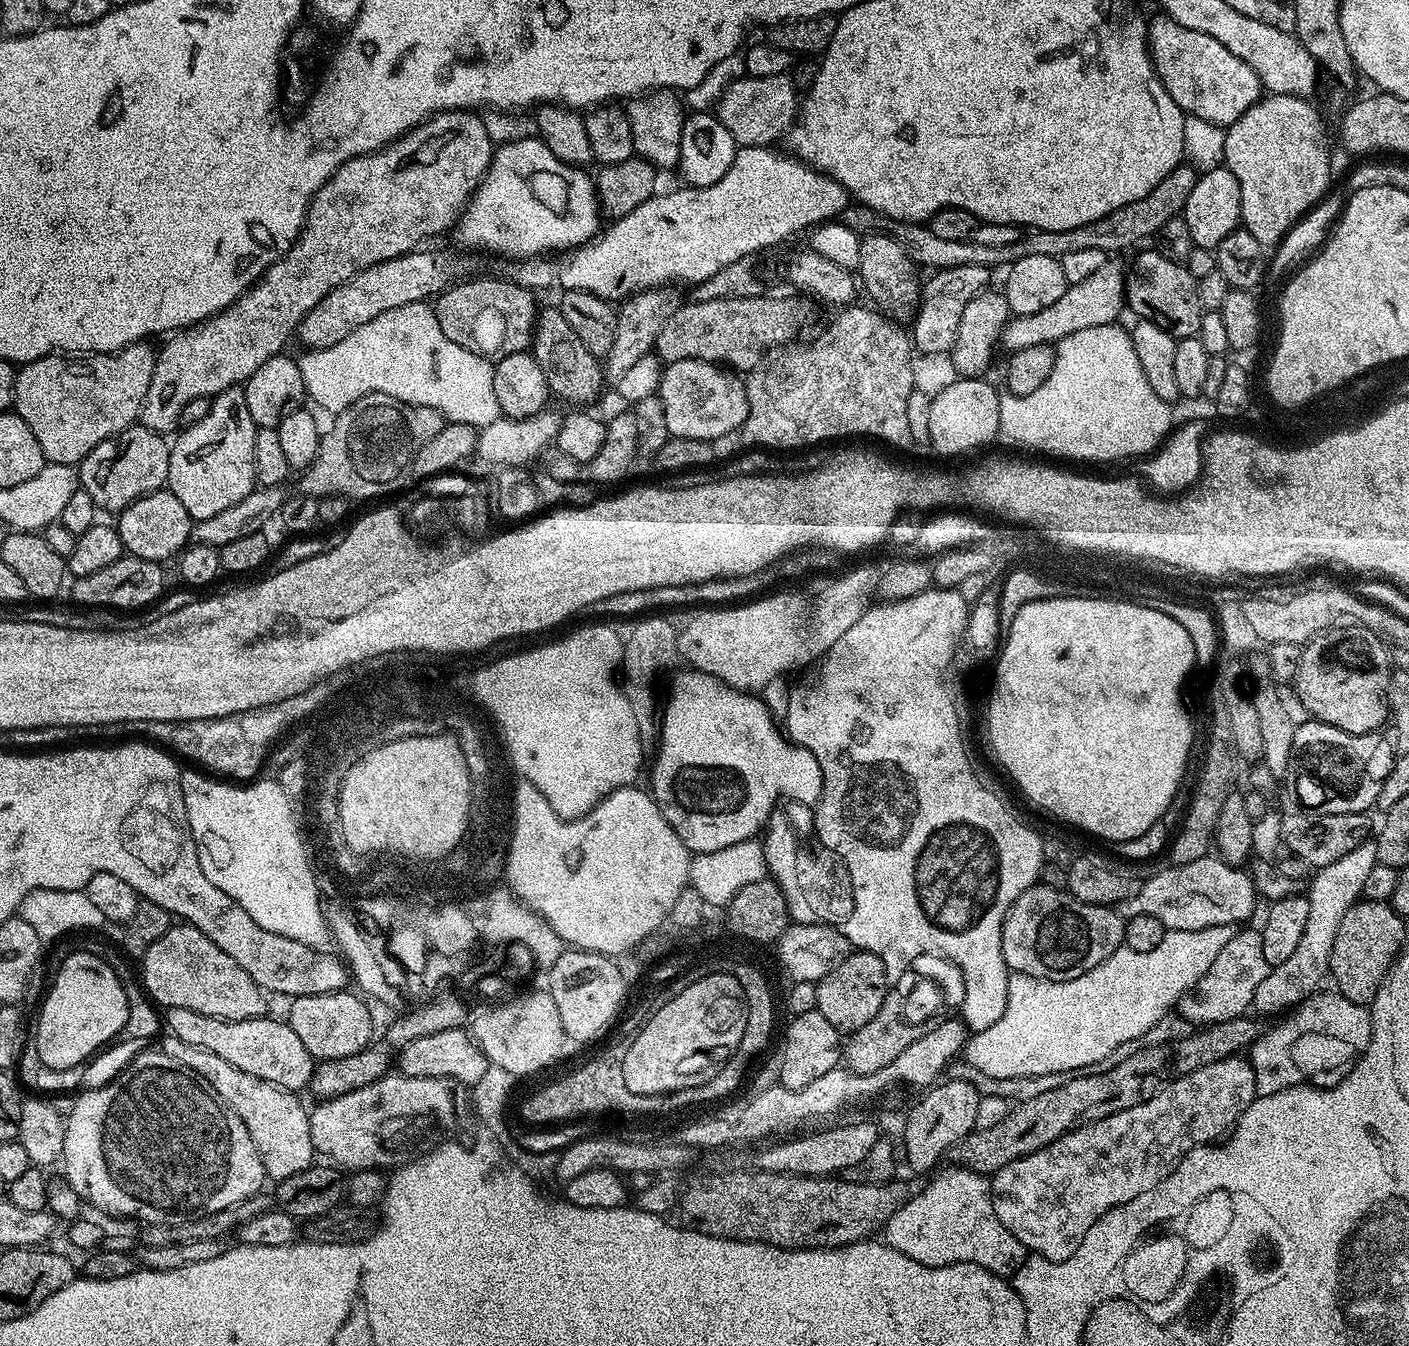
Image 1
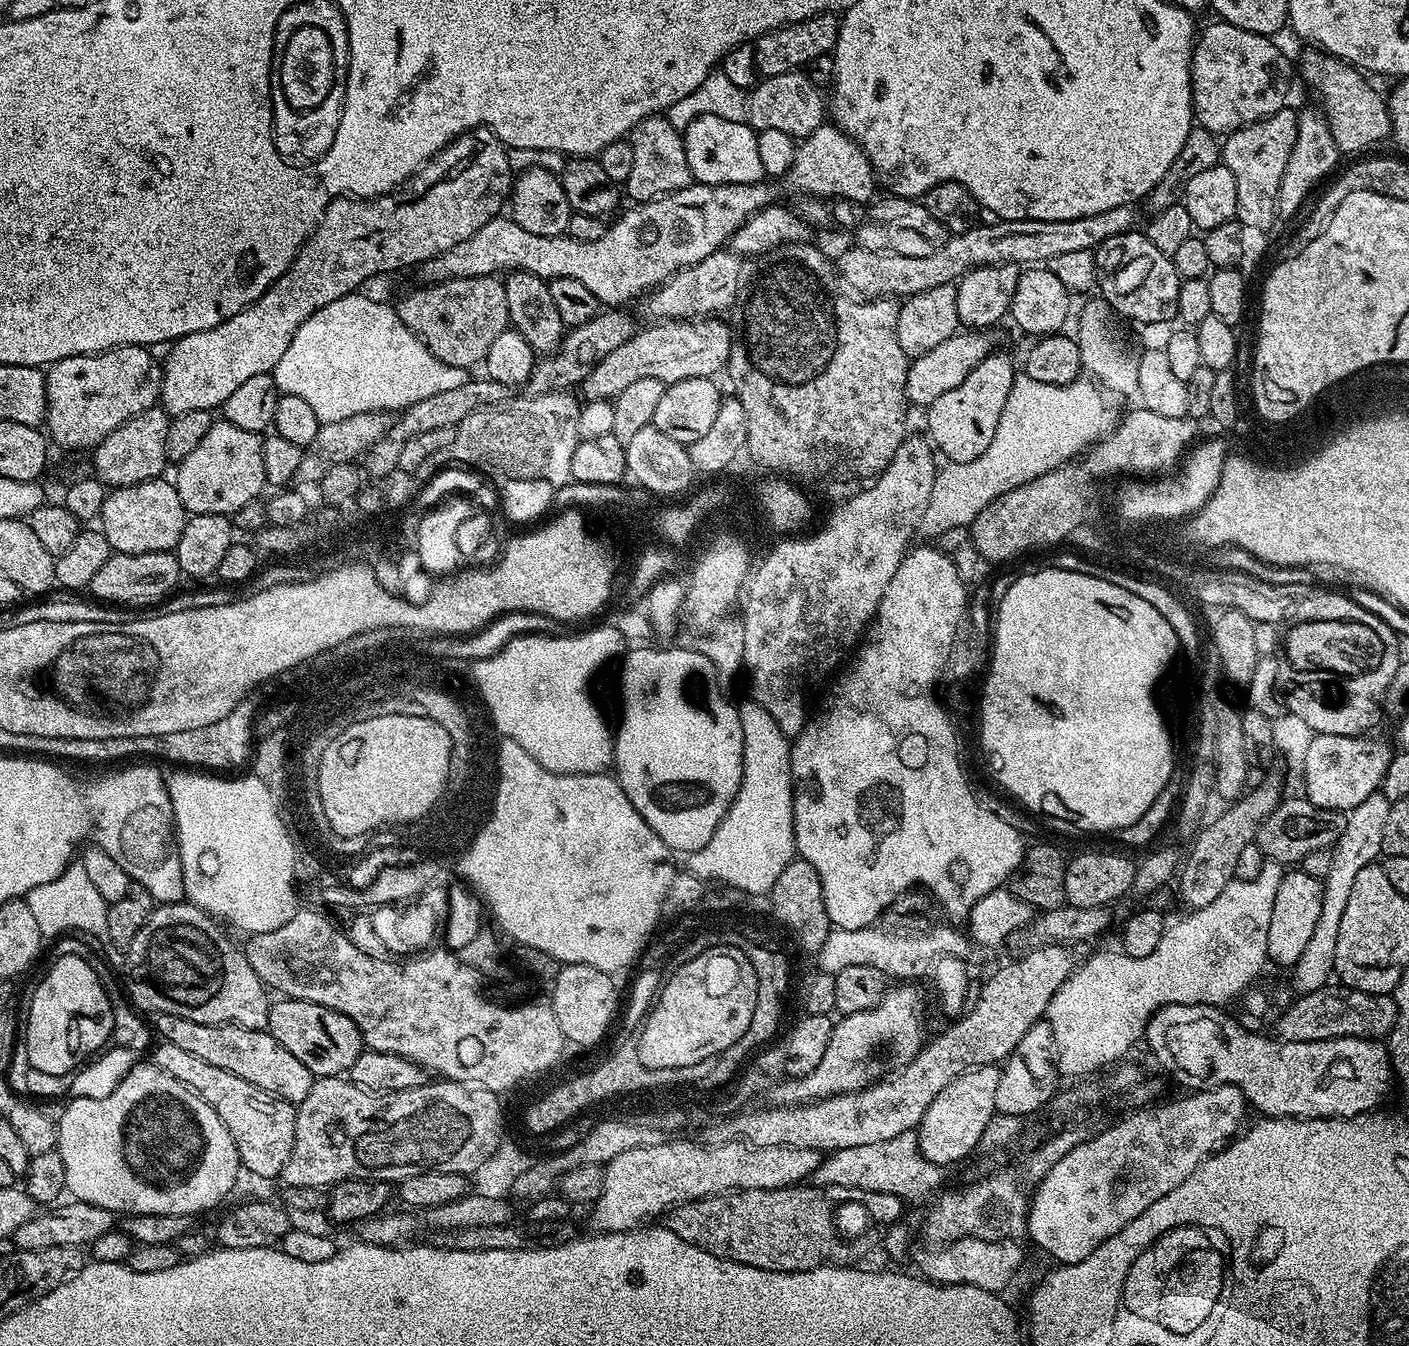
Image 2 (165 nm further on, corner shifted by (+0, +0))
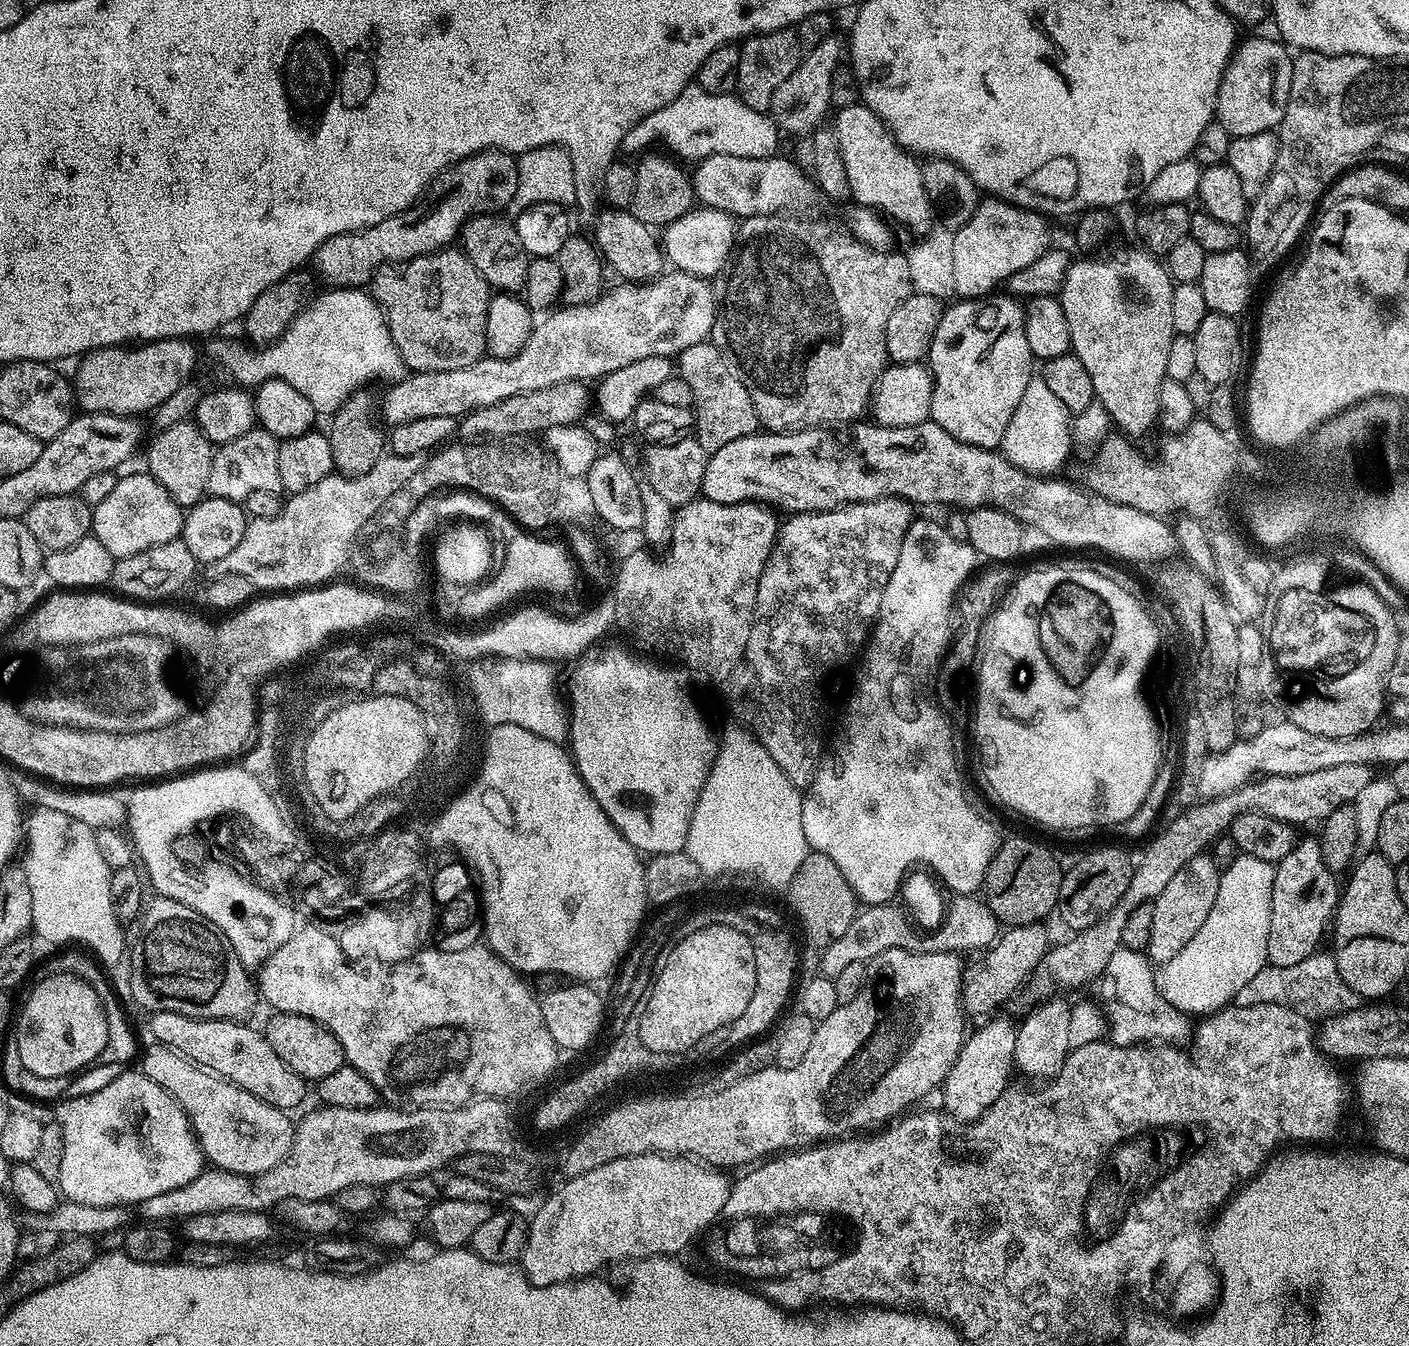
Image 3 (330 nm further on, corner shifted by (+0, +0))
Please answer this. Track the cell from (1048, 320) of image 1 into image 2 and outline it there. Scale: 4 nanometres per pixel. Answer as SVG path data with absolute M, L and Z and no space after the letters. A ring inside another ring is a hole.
M960 330L955 336L946 338L946 342L934 346L927 354L915 357L909 363L906 374L904 395L907 403L927 406L935 402L939 396L946 394L946 390L954 390L954 386L962 386L966 382L966 374L978 366L986 357L993 355L992 348L998 343L1000 336L996 330Z

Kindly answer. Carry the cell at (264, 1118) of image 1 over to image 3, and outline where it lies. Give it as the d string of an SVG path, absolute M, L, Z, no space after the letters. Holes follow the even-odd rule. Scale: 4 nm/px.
M155 1042L149 1043L149 1045L149 1048L145 1052L143 1049L142 1052L142 1060L144 1056L142 1071L151 1080L158 1082L158 1086L165 1088L180 1103L182 1110L188 1115L189 1122L192 1123L196 1140L199 1141L200 1148L204 1151L204 1159L211 1167L230 1170L234 1174L253 1176L278 1166L278 1162L282 1162L286 1158L292 1145L294 1120L288 1117L291 1115L285 1109L270 1106L266 1102L262 1102L262 1098L254 1098L254 1094L234 1086L230 1081L217 1076L215 1072L198 1067L194 1062L182 1058L182 1054L178 1054L166 1046Z

